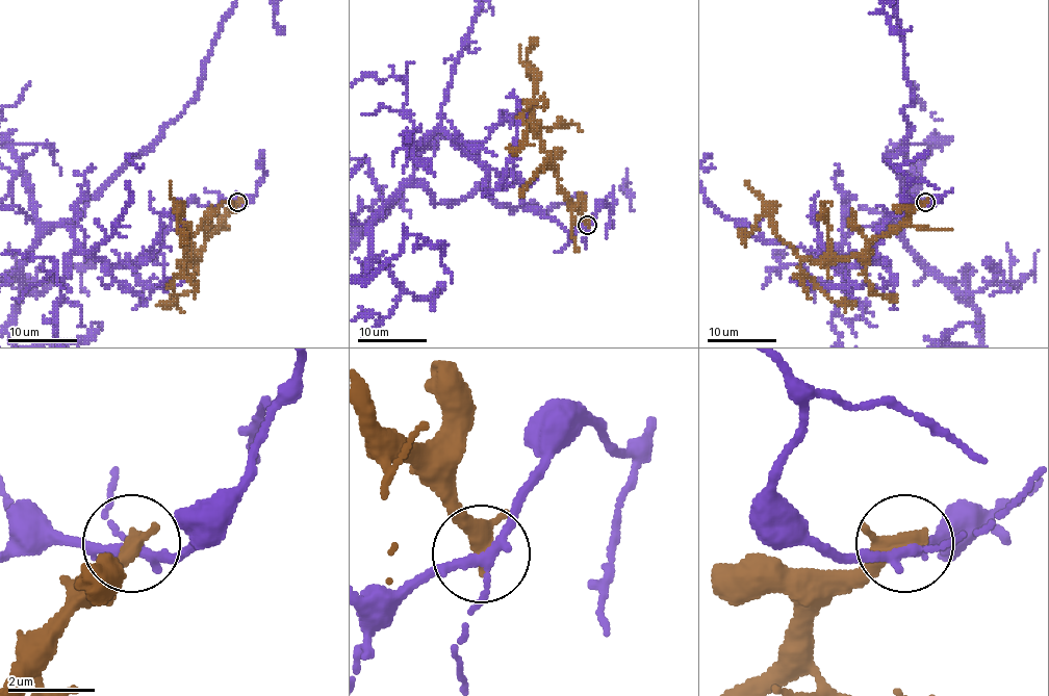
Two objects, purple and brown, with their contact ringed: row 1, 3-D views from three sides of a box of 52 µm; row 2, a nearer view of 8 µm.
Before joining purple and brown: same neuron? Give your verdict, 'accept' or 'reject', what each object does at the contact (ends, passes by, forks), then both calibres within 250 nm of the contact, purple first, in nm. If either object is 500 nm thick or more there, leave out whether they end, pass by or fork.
reject | purple forks | brown passes by | 200/360 nm

